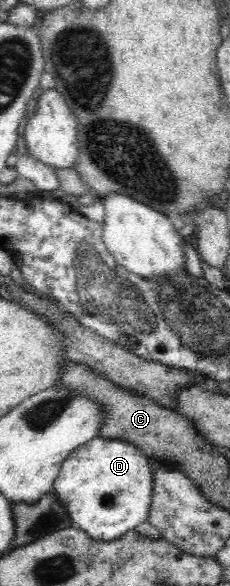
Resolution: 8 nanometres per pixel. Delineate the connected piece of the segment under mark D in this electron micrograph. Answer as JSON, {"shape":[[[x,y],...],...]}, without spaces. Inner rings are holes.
{"shape":[[[97,436],[76,447],[63,461],[52,489],[60,504],[66,509],[74,528],[85,531],[94,540],[113,541],[140,523],[148,521],[152,502],[151,459],[139,448],[119,439]]]}

